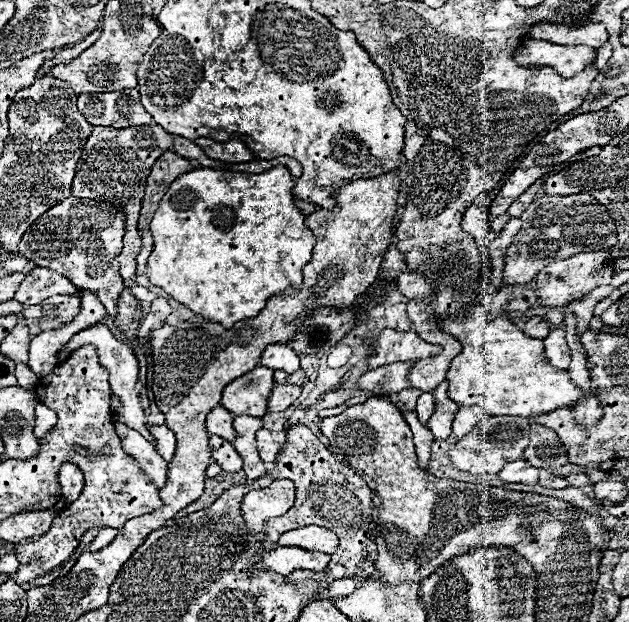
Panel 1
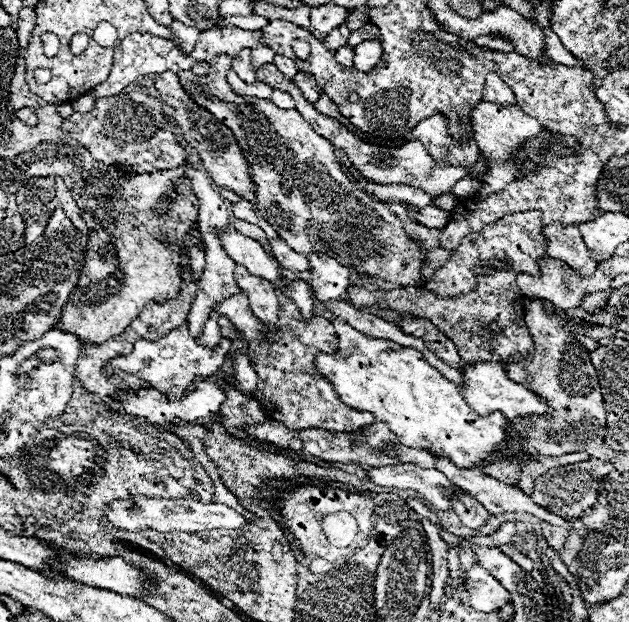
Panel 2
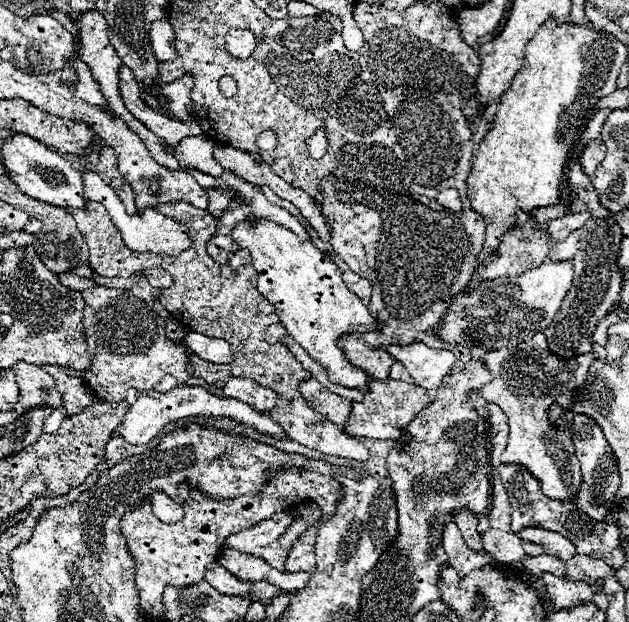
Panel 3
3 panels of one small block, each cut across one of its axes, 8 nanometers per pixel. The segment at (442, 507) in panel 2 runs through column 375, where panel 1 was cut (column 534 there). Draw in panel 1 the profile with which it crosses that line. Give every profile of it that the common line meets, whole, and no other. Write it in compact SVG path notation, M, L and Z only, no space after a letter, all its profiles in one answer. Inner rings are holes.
M516 460L516 462L508 462L508 466L504 466L498 476L504 482L514 482L514 484L536 484L538 482L538 470L534 466L528 466L528 462L524 460Z

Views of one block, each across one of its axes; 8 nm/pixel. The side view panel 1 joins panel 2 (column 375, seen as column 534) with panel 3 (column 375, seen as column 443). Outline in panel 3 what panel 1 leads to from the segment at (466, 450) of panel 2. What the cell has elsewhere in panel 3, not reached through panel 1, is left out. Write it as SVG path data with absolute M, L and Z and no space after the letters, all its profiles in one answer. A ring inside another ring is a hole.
M250 218L248 222L236 224L230 238L252 254L252 264L258 270L258 290L274 304L280 322L292 336L296 336L296 342L326 366L330 380L342 386L368 386L366 372L346 362L336 340L350 332L374 332L378 326L370 316L368 306L346 288L338 264L318 250L316 244L298 238L284 226L266 218Z

